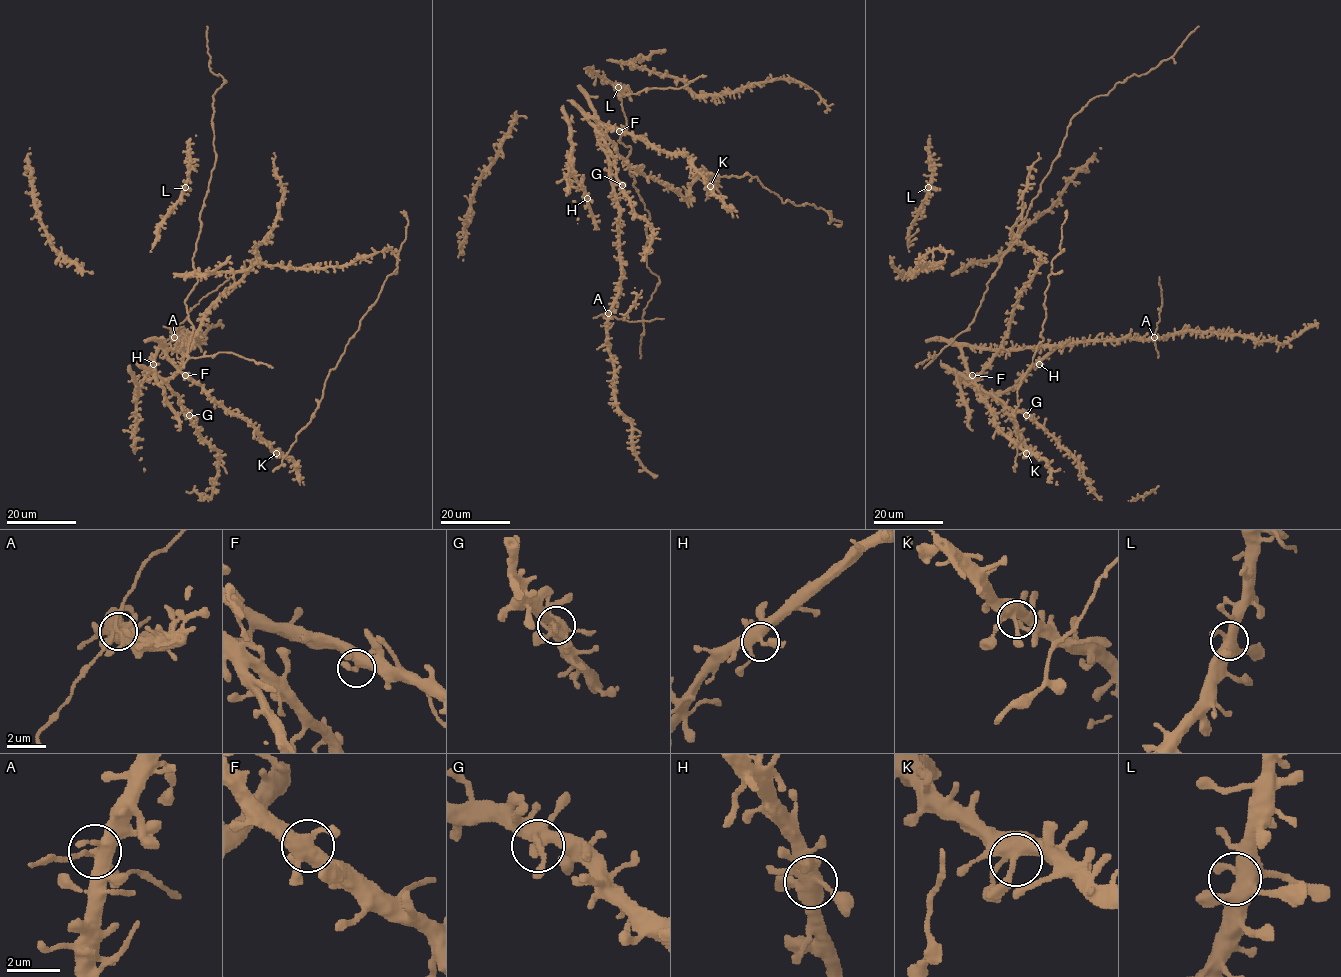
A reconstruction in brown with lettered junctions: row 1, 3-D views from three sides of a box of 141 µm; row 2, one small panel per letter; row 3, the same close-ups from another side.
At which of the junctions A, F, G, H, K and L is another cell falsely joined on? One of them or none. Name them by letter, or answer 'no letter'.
A

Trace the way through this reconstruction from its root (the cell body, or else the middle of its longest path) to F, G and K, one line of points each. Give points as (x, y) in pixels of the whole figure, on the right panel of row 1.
F: (963, 363), (972, 375)
G: (963, 363), (962, 347), (964, 345), (994, 349), (996, 353), (993, 359), (971, 381), (1026, 415)
K: (963, 363), (976, 390), (994, 413), (994, 423), (1026, 453)

